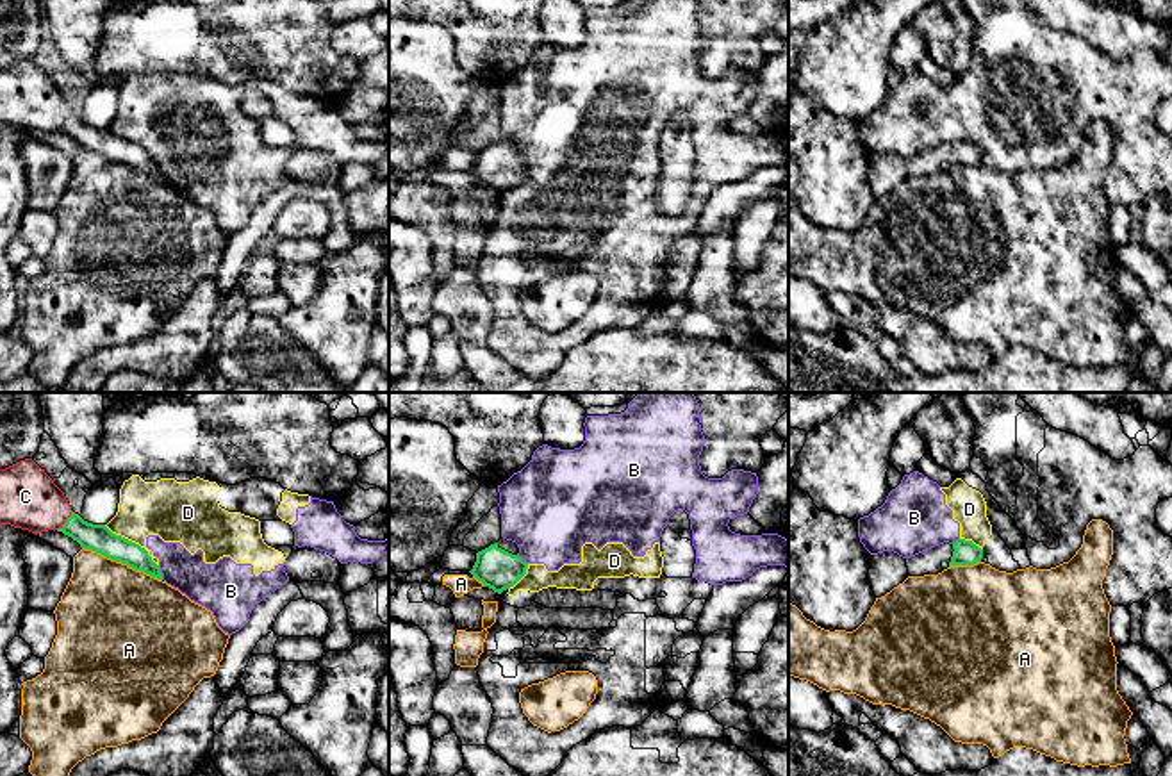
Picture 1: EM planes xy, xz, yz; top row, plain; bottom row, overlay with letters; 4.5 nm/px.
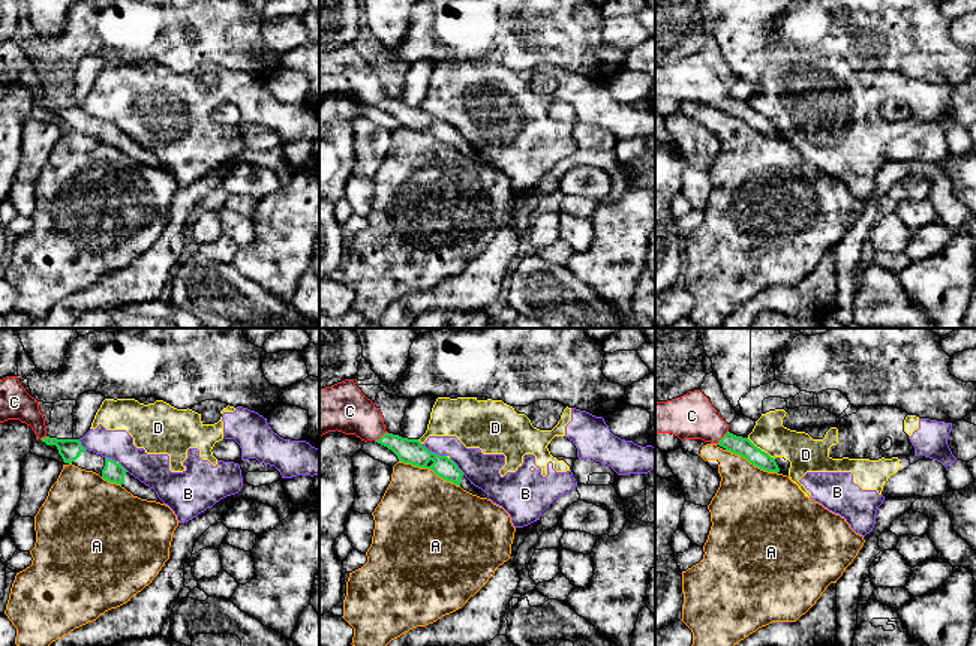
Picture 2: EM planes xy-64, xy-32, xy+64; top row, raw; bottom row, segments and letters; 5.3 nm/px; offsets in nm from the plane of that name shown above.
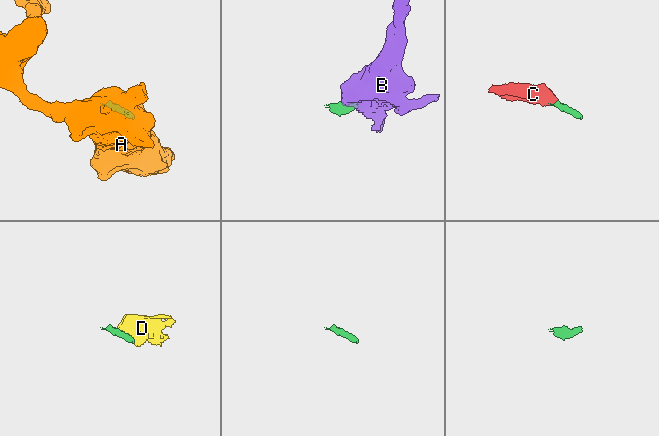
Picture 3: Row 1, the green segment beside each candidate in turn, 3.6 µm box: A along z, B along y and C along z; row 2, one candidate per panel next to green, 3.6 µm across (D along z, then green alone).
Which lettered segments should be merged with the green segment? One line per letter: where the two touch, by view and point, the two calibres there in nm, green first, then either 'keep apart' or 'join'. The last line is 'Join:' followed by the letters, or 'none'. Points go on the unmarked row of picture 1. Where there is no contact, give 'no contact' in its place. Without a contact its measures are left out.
A: meets green in xy at (122, 163); 130 nm thick on the green side, 480 nm on the other; keep apart
B: meets green in xy at (161, 173); 120 nm thick on the green side, 200 nm on the other; keep apart
C: meets green in xy at (66, 122); 130 nm thick on the green side, 260 nm on the other; join
D: meets green in xy at (131, 141); 130 nm thick on the green side, 280 nm on the other; keep apart
Join: C

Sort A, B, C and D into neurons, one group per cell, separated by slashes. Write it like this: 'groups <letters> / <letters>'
groups A / B D / C

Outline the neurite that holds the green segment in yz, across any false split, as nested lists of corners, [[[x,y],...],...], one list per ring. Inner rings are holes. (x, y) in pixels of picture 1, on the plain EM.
[[[972,141],[944,143],[906,159],[908,177],[938,175],[951,166],[974,166],[981,162],[983,150]]]

